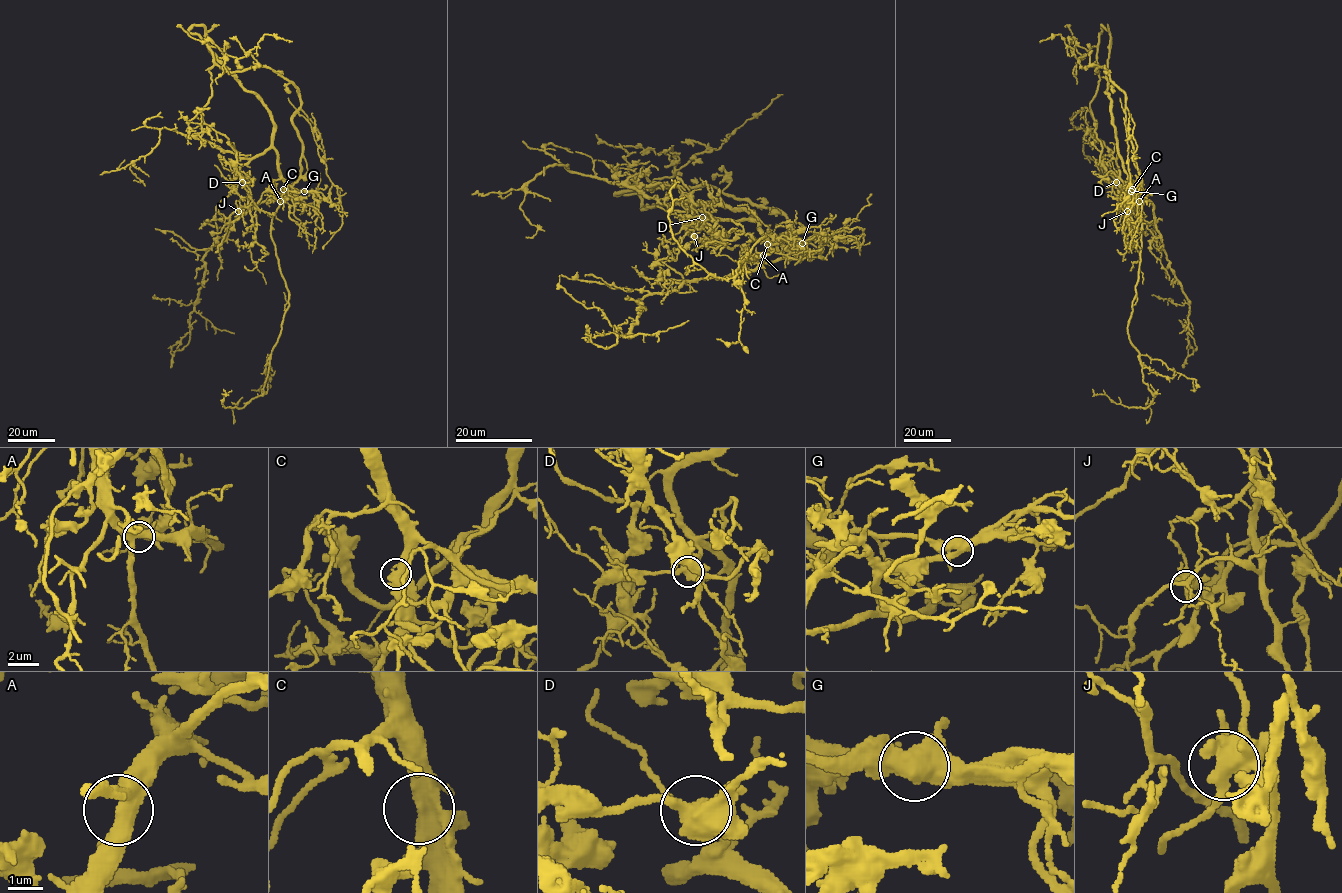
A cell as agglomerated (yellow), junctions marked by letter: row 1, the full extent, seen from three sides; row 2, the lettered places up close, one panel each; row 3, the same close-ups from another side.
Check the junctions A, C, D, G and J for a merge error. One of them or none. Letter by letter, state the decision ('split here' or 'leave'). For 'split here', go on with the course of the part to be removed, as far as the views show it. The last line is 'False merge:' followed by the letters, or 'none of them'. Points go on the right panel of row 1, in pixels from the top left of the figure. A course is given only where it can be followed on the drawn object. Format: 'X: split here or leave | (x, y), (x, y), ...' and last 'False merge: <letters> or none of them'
A: leave
C: leave
D: leave
G: leave
J: leave
False merge: none of them

